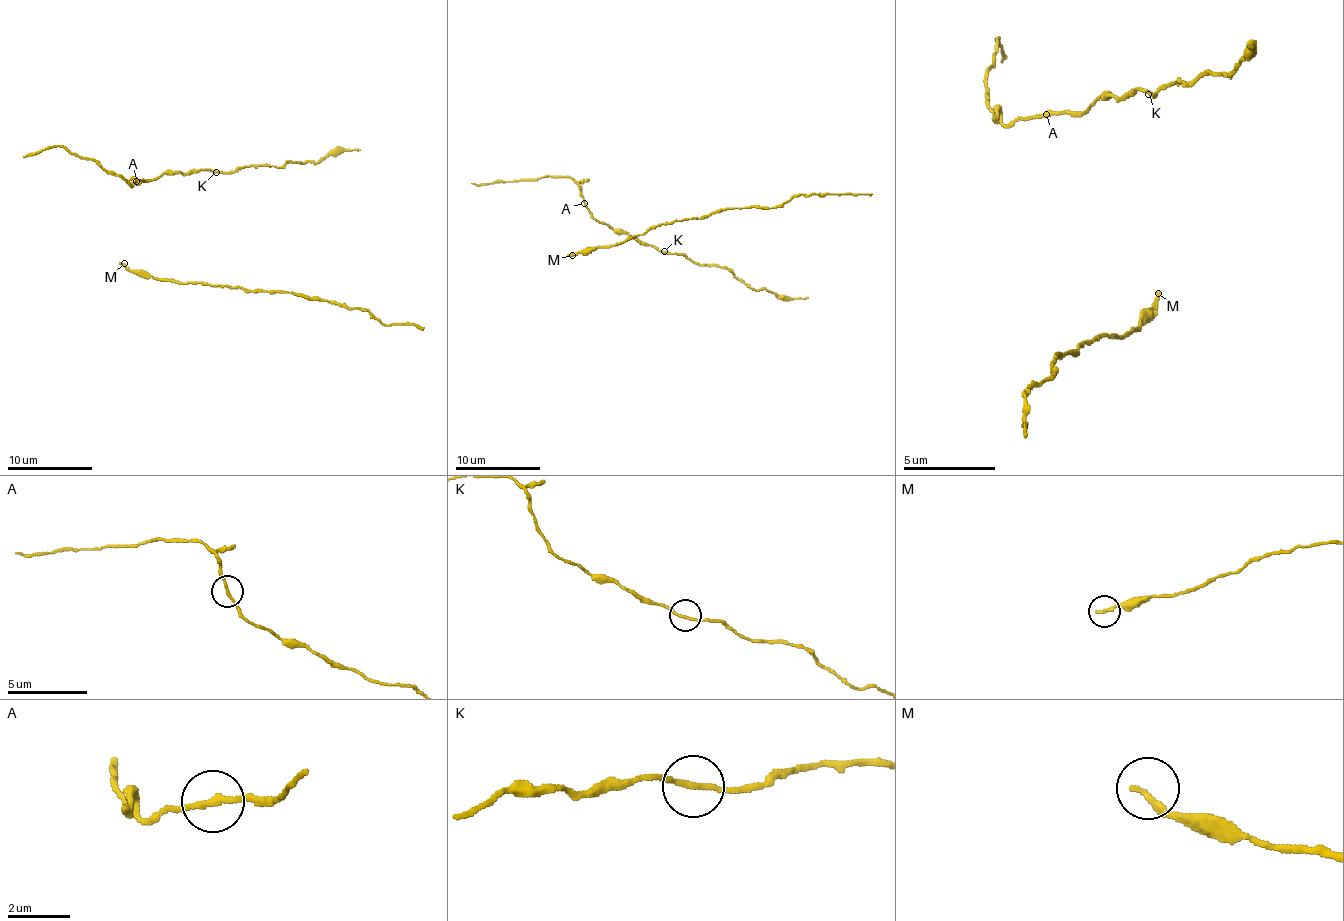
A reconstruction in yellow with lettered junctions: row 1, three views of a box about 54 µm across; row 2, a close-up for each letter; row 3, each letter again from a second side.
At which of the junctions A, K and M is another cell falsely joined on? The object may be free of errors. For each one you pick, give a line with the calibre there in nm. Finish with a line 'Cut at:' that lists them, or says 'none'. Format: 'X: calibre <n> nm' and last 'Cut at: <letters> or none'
A: calibre 160 nm
Cut at: A

